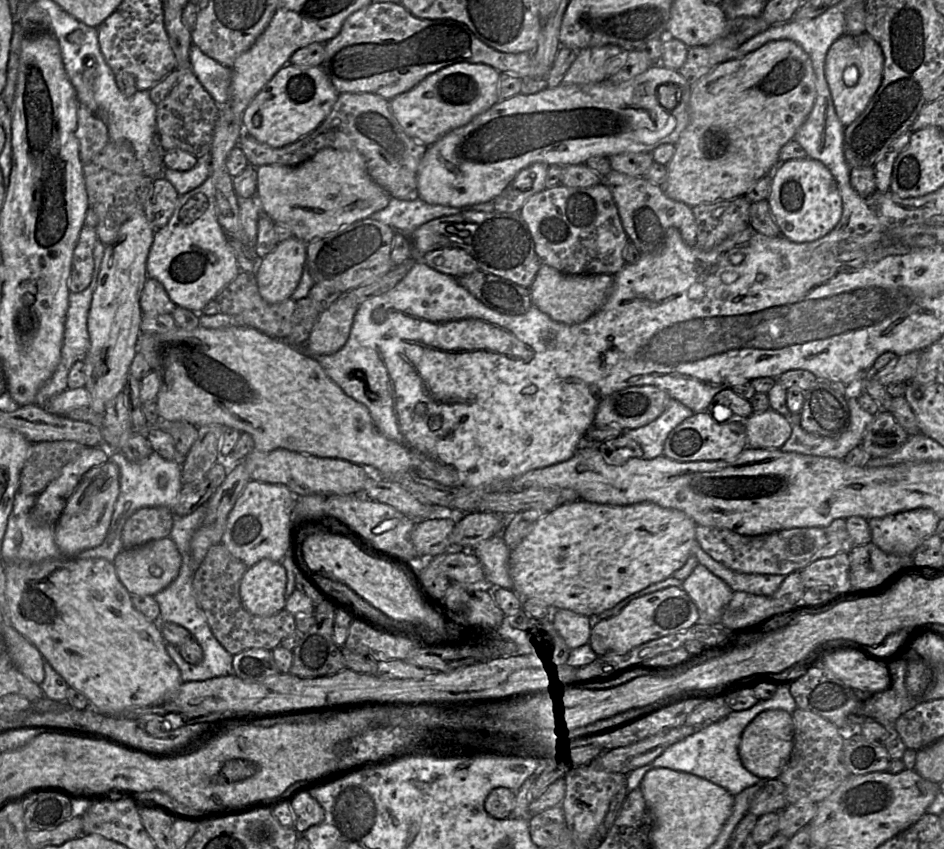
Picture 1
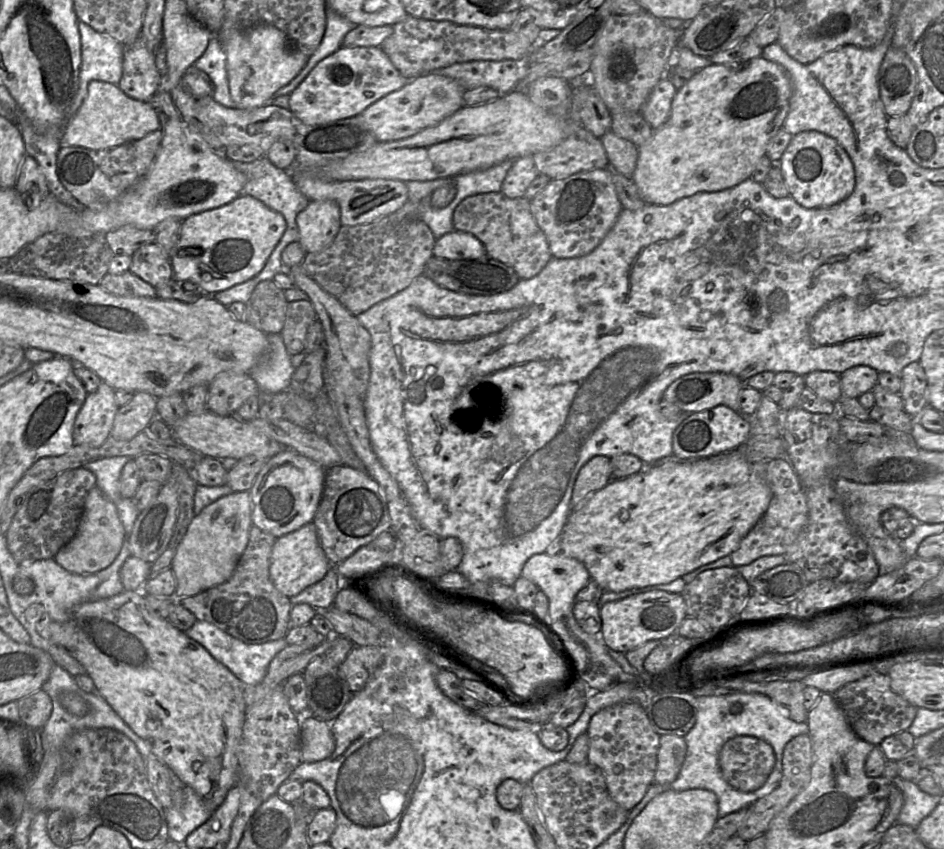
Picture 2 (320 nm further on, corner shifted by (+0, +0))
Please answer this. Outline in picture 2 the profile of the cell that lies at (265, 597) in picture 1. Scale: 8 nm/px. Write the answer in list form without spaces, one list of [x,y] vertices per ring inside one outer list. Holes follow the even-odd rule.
[[[309,522],[276,539],[271,553],[270,578],[282,594],[292,597],[320,581],[331,566],[320,545],[316,526]]]

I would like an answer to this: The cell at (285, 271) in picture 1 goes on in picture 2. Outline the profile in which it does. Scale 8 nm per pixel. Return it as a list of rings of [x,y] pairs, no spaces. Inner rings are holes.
[[[313,200],[296,217],[298,242],[306,253],[327,247],[341,228],[340,209],[332,200]]]

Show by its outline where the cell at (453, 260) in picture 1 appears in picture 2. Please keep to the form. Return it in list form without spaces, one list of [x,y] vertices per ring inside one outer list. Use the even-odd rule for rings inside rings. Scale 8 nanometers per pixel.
[[[453,230],[435,240],[433,256],[448,260],[474,260],[486,254],[481,241],[466,232]]]

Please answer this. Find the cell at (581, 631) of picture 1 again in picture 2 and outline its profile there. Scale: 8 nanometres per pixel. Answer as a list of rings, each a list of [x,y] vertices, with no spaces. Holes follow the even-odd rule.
[[[540,553],[531,556],[524,564],[521,577],[533,582],[548,599],[548,619],[554,630],[562,638],[566,648],[574,657],[582,679],[591,692],[603,691],[622,678],[620,665],[609,655],[608,648],[600,635],[590,635],[582,630],[573,616],[576,594],[589,581],[586,567],[576,559],[561,553],[554,555]]]

